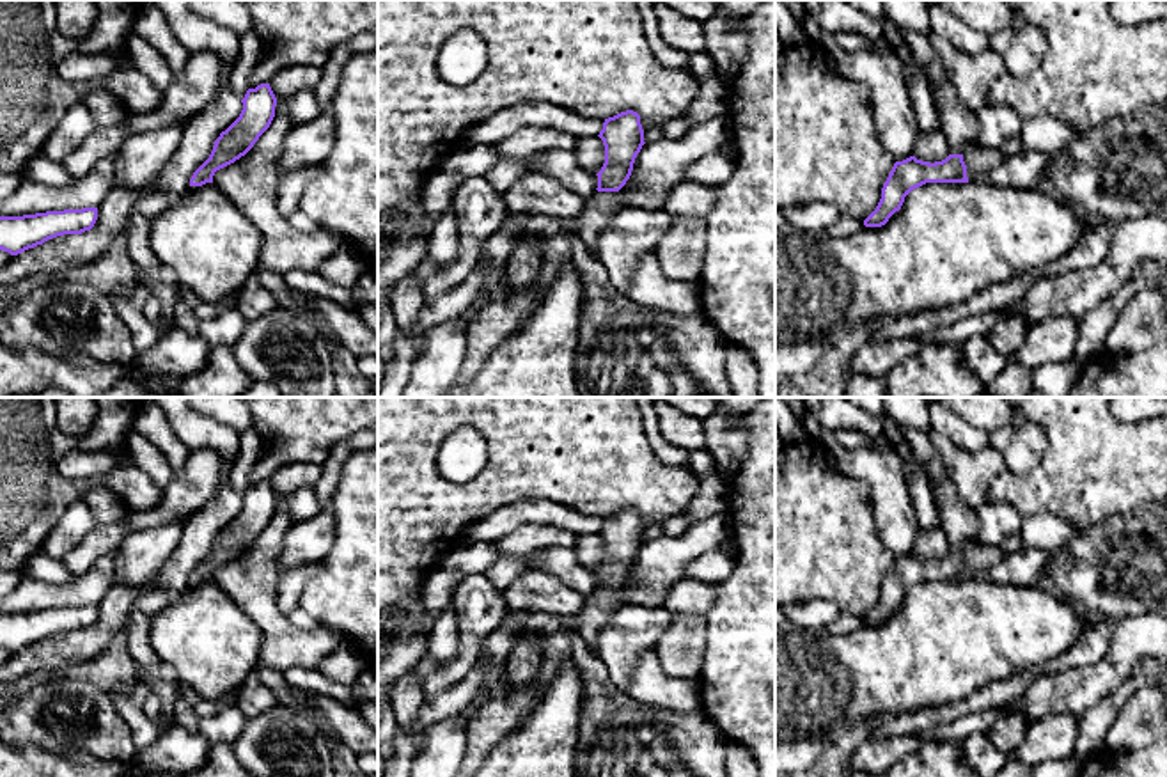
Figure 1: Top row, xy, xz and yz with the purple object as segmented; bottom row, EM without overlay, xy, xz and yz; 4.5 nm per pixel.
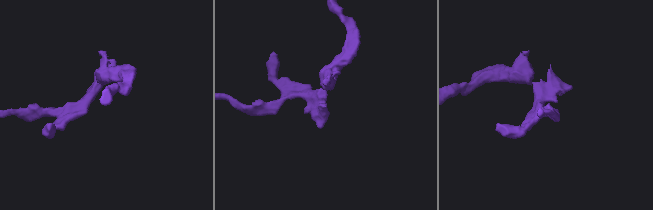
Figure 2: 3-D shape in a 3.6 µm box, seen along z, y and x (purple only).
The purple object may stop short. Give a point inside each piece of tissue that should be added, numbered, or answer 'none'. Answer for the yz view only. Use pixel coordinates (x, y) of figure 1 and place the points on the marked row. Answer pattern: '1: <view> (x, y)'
1: yz (979, 160)

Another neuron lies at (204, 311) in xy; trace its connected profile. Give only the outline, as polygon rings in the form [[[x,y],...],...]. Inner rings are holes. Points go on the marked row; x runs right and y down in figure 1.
[[[229,298],[229,300],[225,300],[225,302],[218,303],[218,305],[200,302],[193,309],[193,312],[195,312],[199,321],[208,321],[208,319],[216,318],[222,310],[234,309],[234,307],[236,307],[236,300],[234,298]]]

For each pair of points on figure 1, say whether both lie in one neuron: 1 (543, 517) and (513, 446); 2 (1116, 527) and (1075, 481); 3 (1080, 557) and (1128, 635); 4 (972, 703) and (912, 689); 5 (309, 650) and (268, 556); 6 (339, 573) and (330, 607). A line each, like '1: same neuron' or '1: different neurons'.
1: different neurons
2: different neurons
3: different neurons
4: different neurons
5: same neuron
6: same neuron

